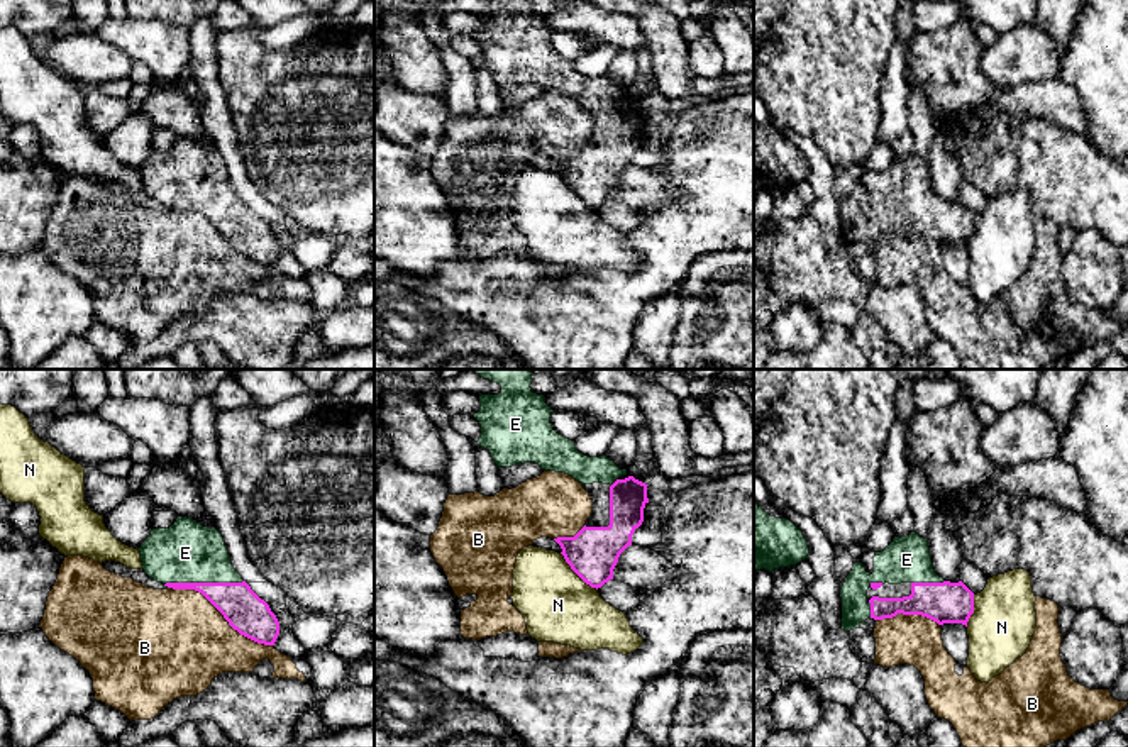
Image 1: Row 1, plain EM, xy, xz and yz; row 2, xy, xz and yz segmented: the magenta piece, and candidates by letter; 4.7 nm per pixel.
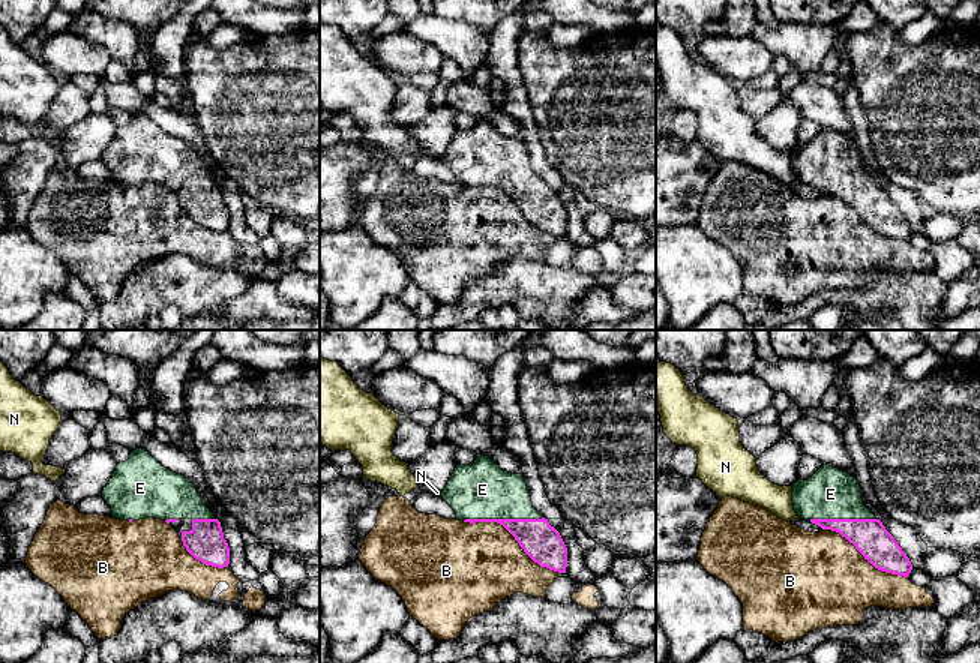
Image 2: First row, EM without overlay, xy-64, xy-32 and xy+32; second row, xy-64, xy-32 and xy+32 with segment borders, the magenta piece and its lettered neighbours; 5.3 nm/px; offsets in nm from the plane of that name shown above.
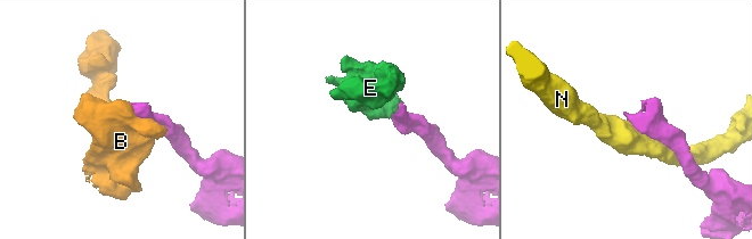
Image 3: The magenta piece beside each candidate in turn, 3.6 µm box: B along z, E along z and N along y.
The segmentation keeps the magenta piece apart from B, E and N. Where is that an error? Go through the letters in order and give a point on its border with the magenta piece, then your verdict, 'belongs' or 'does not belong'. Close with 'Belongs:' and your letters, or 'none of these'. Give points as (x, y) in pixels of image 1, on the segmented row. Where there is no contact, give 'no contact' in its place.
B: meets magenta in xy at (222, 614); does not belong
E: meets magenta in xy at (204, 583); belongs
N: meets magenta in xz at (576, 573); does not belong
Belongs: E

